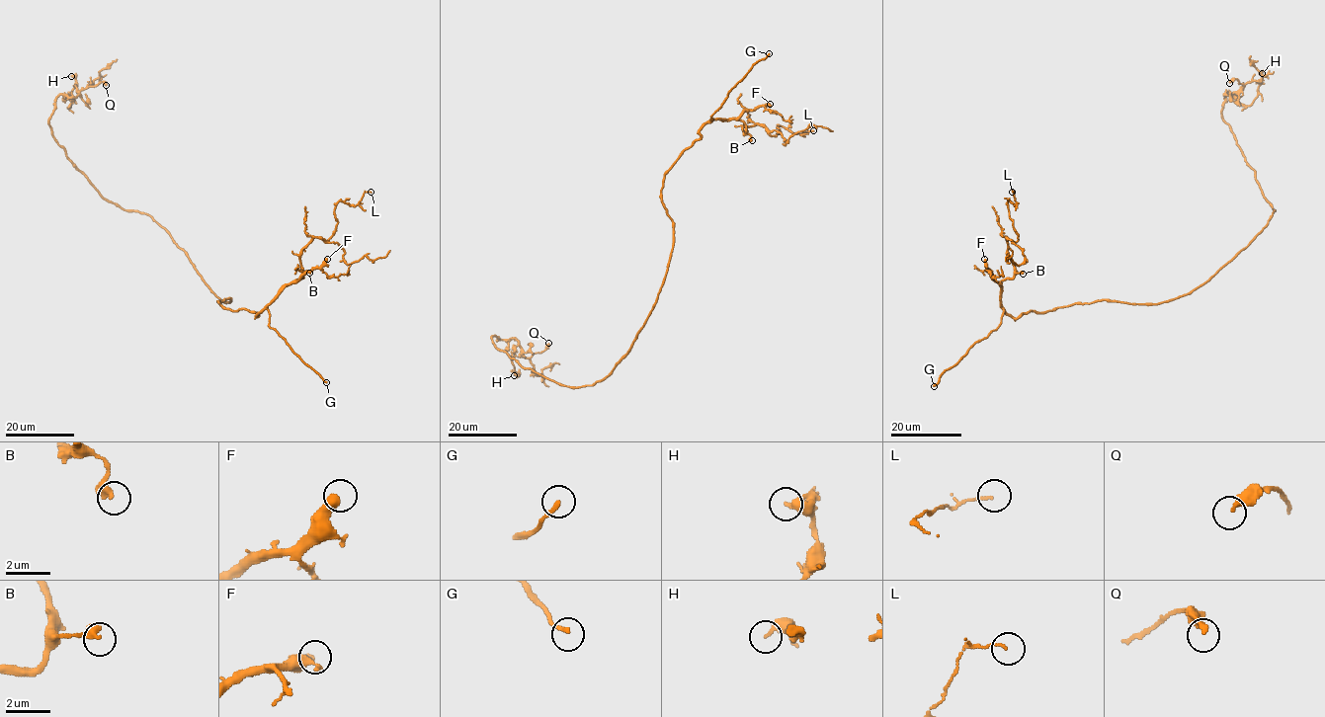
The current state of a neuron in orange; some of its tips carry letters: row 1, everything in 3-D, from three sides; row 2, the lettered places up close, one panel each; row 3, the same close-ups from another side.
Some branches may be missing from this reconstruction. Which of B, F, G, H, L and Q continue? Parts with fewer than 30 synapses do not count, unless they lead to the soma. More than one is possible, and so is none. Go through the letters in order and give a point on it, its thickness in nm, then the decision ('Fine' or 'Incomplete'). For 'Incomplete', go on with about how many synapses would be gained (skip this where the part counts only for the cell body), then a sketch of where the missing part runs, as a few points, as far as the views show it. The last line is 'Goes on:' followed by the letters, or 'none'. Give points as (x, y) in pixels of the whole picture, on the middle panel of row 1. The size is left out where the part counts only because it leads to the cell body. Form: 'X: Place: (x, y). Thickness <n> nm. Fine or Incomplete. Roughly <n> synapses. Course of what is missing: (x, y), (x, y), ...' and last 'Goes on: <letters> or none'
B: Place: (752, 140). Thickness 400 nm. Fine
F: Place: (770, 104). Thickness 400 nm. Incomplete. Roughly 40 synapses. Course of what is missing: (770, 104), (779, 96), (800, 98), (824, 110), (823, 113)
G: Place: (769, 53). Thickness 200 nm. Incomplete. Course of what is missing: (769, 53), (780, 46), (711, 32), (681, 53), (662, 59)
H: Place: (514, 375). Thickness 380 nm. Fine
L: Place: (813, 130). Thickness 90 nm. Fine
Q: Place: (548, 343). Thickness 260 nm. Fine
Goes on: F, G

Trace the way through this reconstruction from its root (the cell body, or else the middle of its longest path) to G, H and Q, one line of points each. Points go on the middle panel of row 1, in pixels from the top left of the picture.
G: (658, 296), (673, 242), (672, 219), (662, 201), (664, 175), (701, 136), (700, 129), (727, 93), (769, 53)
H: (658, 296), (630, 350), (603, 379), (558, 384), (524, 369), (492, 336), (517, 341), (514, 375)
Q: (658, 296), (630, 350), (591, 385), (563, 386), (524, 369), (491, 337), (515, 338), (525, 358), (548, 343)

